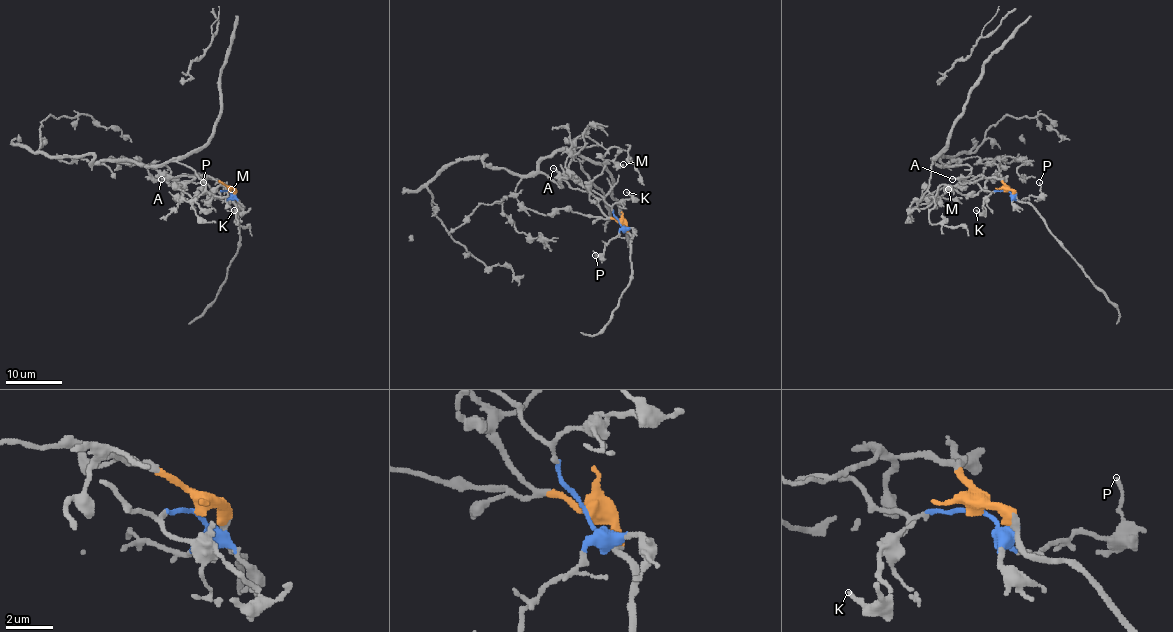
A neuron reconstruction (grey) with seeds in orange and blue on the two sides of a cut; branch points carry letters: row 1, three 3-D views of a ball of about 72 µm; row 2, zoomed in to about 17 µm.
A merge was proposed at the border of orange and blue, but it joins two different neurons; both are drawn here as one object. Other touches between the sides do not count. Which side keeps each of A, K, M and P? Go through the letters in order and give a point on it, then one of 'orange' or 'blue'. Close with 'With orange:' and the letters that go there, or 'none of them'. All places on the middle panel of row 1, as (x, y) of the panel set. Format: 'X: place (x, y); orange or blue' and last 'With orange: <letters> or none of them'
A: place (553, 168); orange
K: place (626, 192); blue
M: place (623, 164); orange
P: place (595, 255); blue
With orange: A, M

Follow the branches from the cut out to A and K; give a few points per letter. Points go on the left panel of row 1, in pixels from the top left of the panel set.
A: (227, 190), (220, 182), (203, 176), (161, 179)
K: (227, 190), (221, 190), (220, 195), (242, 210), (240, 213), (234, 210)

